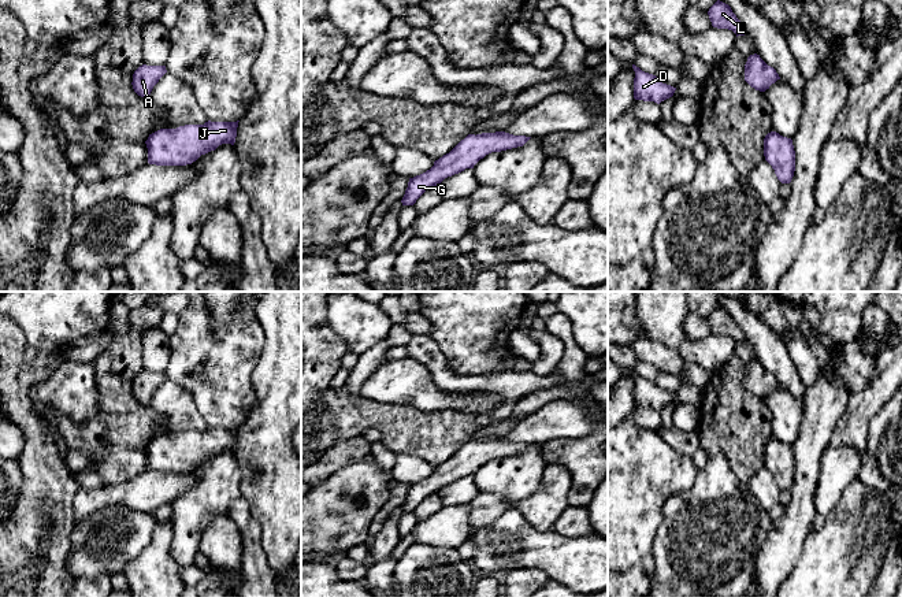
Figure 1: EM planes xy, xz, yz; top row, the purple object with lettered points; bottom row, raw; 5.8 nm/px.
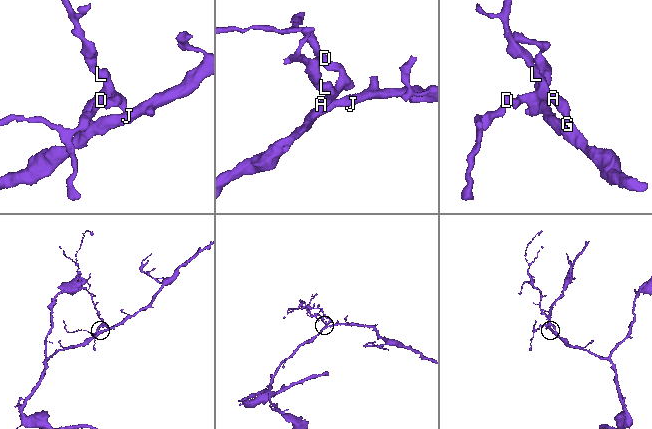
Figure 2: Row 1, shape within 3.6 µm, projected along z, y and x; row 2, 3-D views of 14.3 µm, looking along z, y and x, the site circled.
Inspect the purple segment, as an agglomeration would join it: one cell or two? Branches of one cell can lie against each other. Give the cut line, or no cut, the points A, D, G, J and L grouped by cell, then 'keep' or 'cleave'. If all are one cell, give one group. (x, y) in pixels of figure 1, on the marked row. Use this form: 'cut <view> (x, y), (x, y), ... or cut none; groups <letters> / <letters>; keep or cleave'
cut none; groups A D G J L; keep

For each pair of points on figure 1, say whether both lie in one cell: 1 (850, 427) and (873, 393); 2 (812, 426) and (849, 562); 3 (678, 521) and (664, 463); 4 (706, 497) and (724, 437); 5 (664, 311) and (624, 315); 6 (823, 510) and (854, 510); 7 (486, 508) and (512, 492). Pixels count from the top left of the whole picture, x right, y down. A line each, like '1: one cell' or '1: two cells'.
1: one cell
2: two cells
3: two cells
4: two cells
5: two cells
6: two cells
7: two cells

